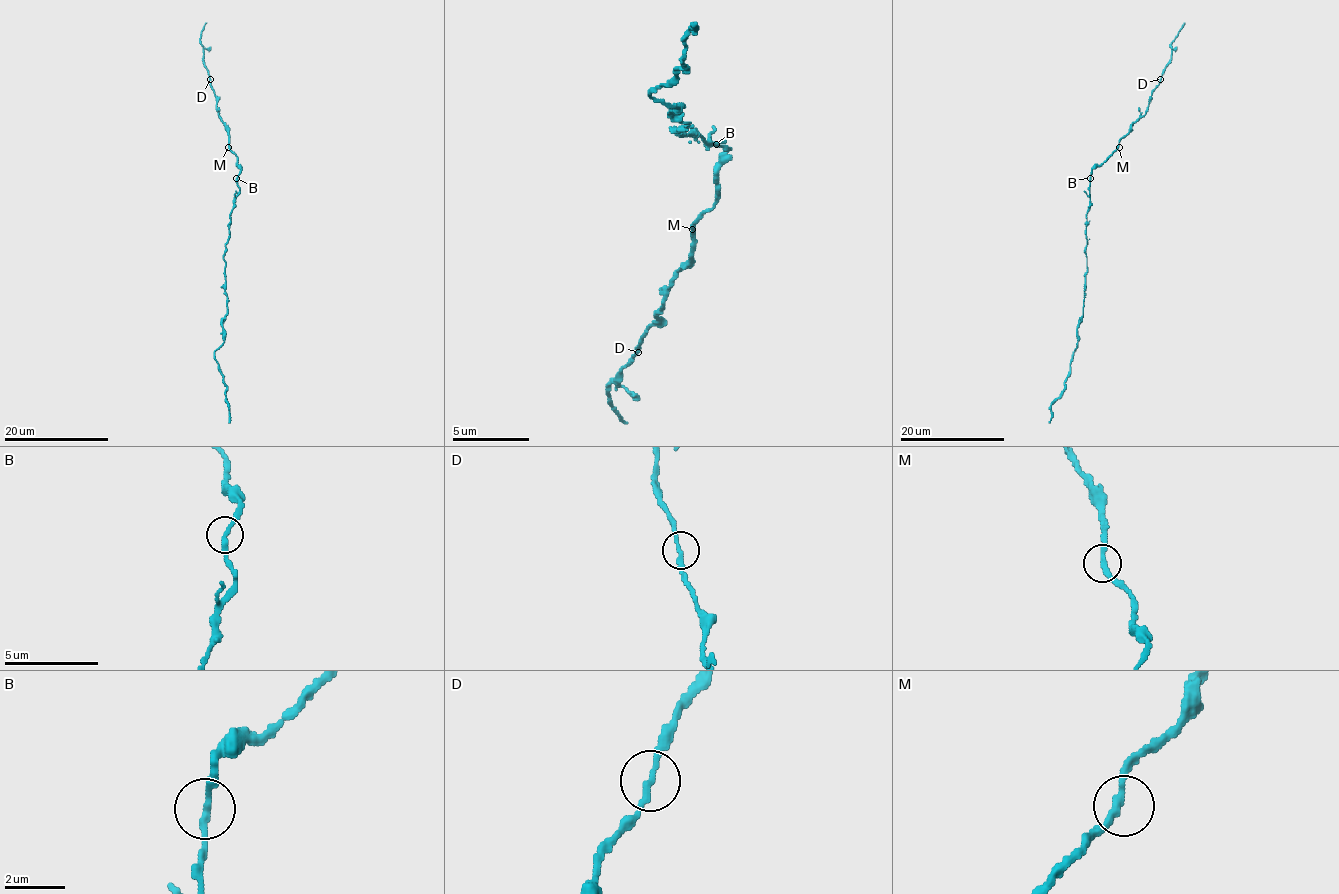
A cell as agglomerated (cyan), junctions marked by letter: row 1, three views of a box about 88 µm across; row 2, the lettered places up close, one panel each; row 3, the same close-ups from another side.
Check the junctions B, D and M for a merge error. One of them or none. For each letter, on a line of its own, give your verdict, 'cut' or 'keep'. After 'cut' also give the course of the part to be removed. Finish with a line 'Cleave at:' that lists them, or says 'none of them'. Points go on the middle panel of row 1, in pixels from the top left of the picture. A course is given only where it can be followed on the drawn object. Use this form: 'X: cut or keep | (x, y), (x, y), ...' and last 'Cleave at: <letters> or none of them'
B: keep
D: keep
M: keep
Cleave at: none of them

